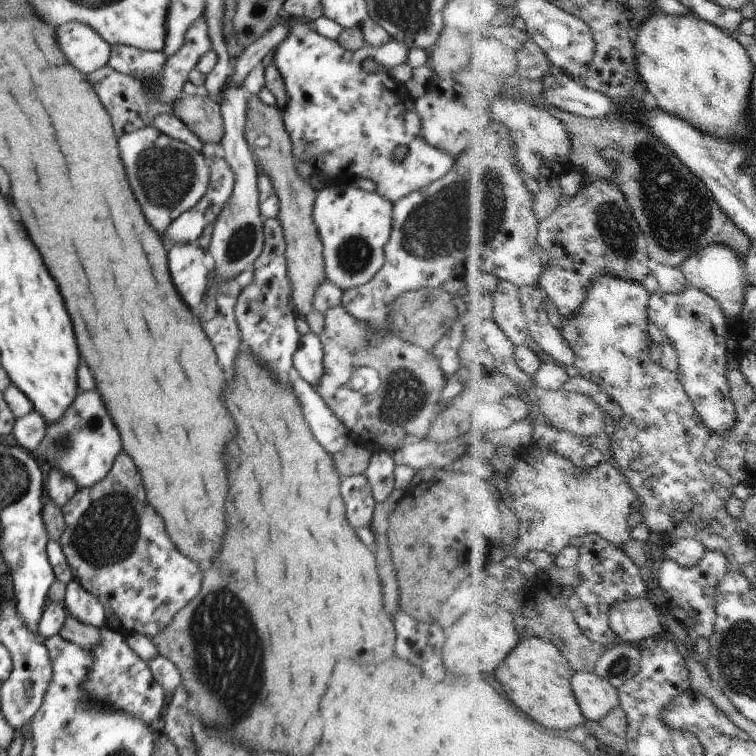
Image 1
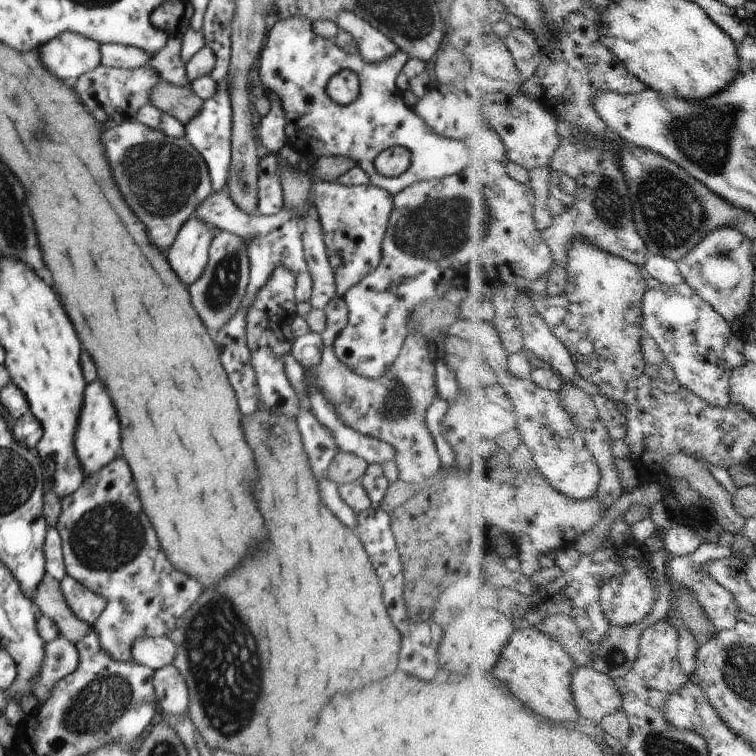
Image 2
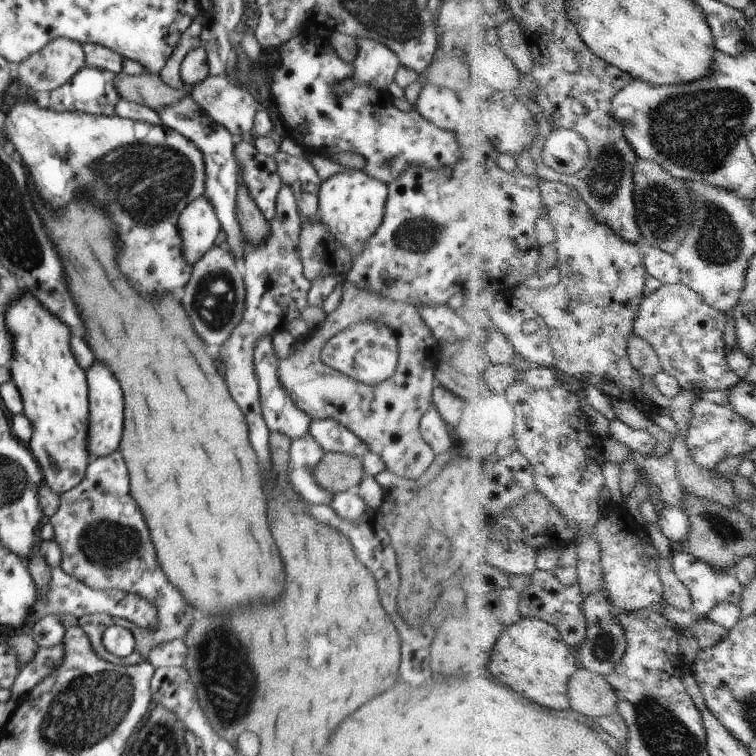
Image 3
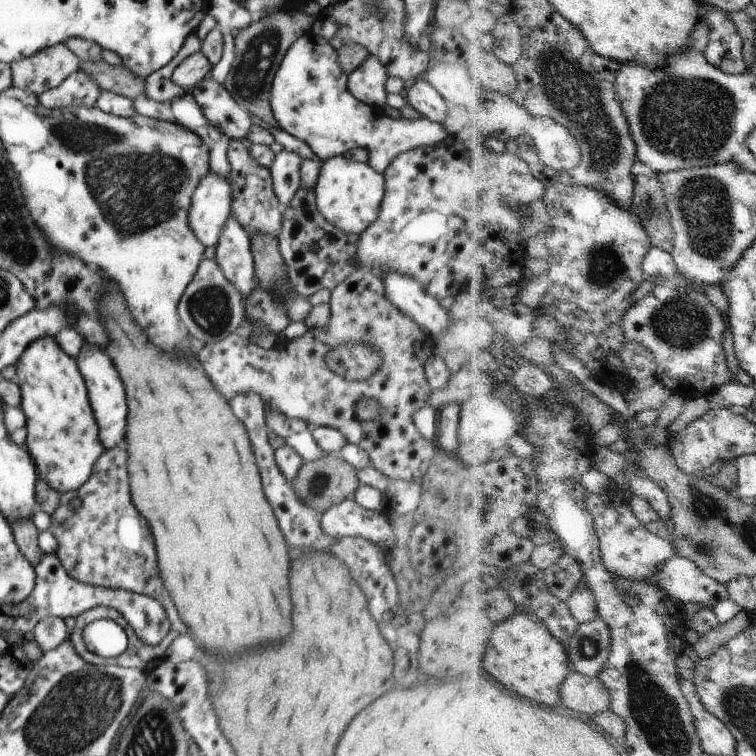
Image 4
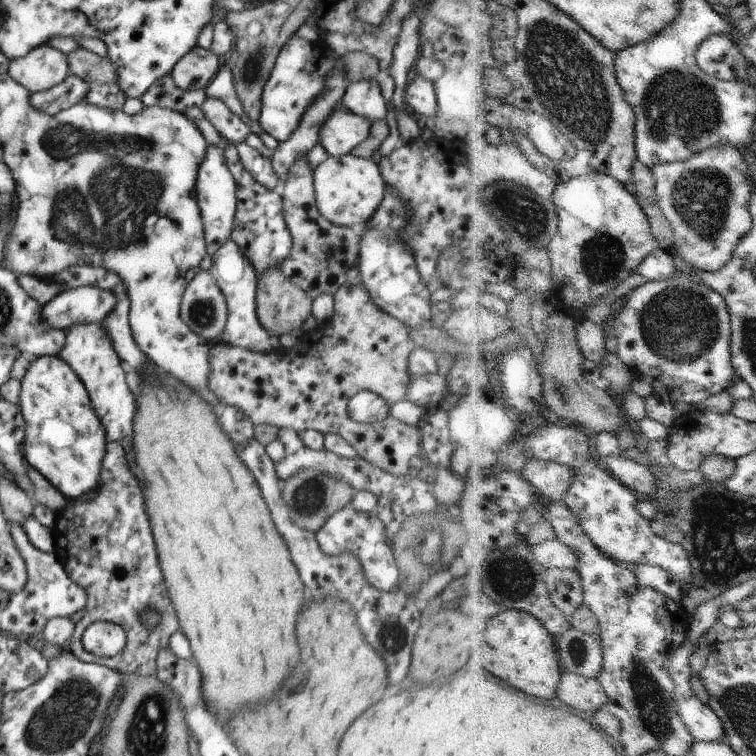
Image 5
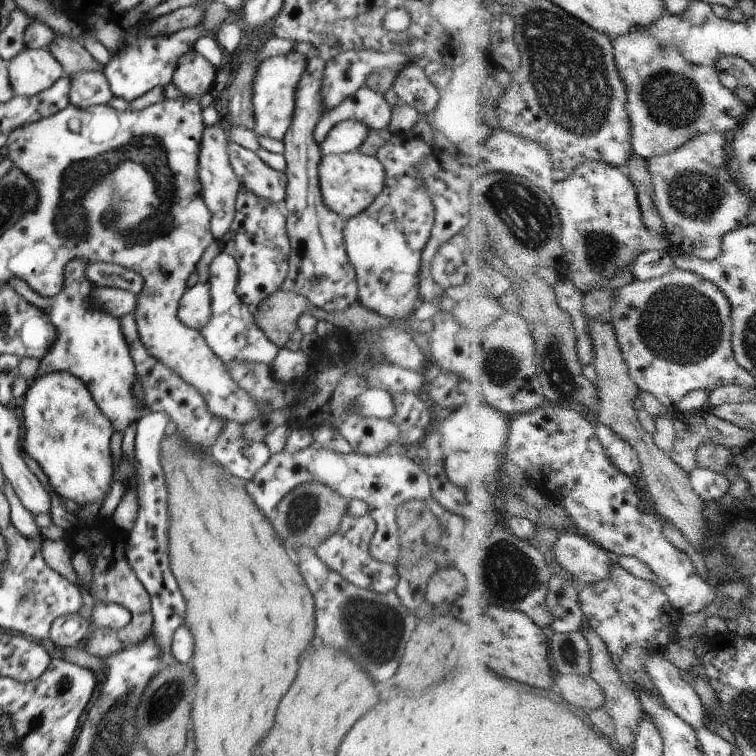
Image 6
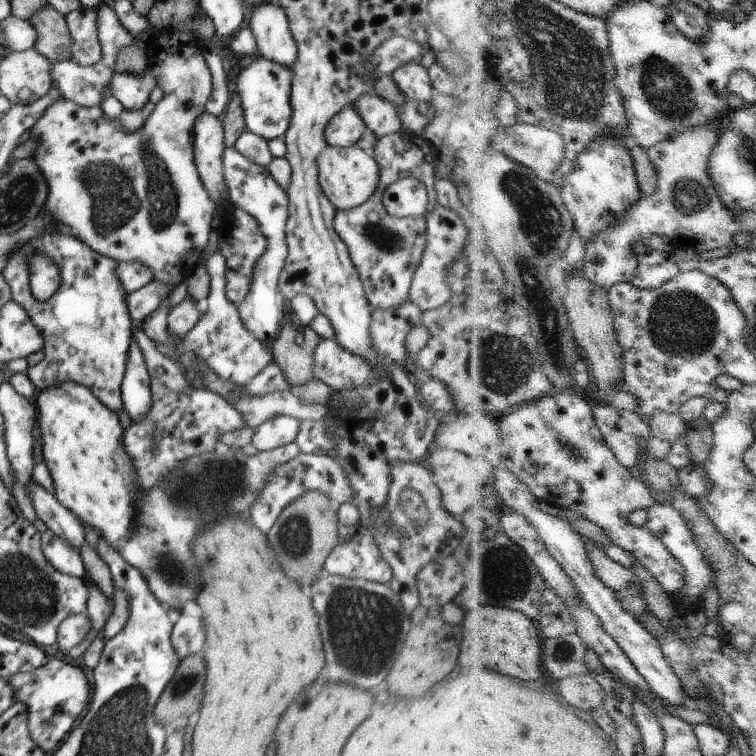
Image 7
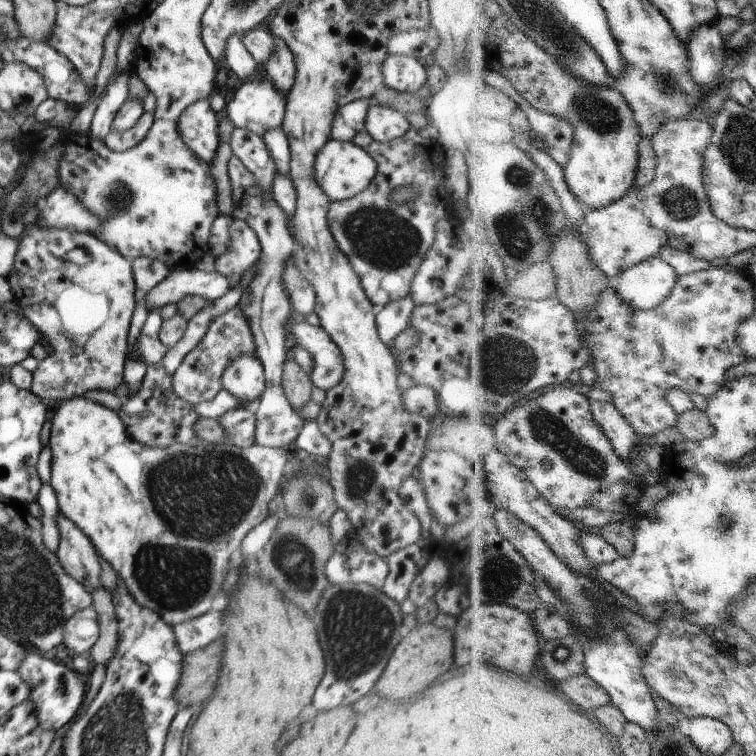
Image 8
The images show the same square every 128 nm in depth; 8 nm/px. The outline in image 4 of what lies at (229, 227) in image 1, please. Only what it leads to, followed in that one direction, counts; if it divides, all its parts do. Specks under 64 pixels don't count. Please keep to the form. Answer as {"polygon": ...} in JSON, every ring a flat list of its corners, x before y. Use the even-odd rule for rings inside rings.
{"polygon":[[203,257,190,284,178,304,178,314,188,332,202,345,214,344,230,334,240,332,245,322,245,301,236,286,226,280,215,259]]}

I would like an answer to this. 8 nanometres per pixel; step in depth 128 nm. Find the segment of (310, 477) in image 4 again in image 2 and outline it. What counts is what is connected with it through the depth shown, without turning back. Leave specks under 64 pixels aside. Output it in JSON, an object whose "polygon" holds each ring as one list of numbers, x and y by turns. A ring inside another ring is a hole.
{"polygon":[[338,449,327,468,327,478,337,486,354,483,359,477,363,477,368,465,364,458]]}

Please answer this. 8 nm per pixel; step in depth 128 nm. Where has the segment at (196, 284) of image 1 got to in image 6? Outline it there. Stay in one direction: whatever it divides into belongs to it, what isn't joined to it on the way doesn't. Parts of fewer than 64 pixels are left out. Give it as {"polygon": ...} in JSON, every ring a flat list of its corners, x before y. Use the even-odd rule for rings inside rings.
{"polygon":[[223,123,214,126,205,126,201,142,200,154,198,157,198,174,202,187,202,200,208,206,212,218,211,231,216,242,221,243,224,234,228,232,234,220,235,202,238,196,238,184,240,181,230,164,230,156,228,154,228,145,230,138,228,137,227,127]]}

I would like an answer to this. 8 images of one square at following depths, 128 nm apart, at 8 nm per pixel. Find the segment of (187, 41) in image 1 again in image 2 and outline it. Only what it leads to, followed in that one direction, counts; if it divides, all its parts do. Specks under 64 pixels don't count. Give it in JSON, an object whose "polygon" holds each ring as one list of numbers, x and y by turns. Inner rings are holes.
{"polygon":[[98,65,96,69,86,73,86,76,82,76,74,84,74,88,96,122,100,122,102,126,120,126,122,122,135,121,136,112,142,106,150,105,150,90,160,82,160,74,148,66,132,70]]}

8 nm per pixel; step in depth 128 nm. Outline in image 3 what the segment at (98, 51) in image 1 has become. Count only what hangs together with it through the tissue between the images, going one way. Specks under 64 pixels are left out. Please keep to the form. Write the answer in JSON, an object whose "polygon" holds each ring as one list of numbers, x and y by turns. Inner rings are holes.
{"polygon":[[56,38,50,41,44,48,38,50,38,52,32,54,26,58,24,62,18,64,16,68,16,80,18,84,22,84,26,90,30,90,30,94,42,104,42,98,38,96,46,96,62,86,65,82,68,82,79,70,86,67,86,54,84,54,84,48,80,42,74,40,68,40,68,38]]}

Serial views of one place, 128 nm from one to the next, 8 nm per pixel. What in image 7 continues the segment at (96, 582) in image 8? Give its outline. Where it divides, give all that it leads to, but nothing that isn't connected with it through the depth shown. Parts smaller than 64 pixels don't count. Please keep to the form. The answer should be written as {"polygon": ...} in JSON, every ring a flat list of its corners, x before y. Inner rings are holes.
{"polygon":[[34,478,28,482,28,494,37,517,46,524,47,528,62,538,66,544,79,551,84,544,84,528,76,520,75,514,62,506,58,499,46,492]]}

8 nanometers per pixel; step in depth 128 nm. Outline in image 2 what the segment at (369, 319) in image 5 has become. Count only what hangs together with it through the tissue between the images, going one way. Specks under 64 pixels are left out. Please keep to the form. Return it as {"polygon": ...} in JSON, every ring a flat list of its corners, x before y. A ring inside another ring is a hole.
{"polygon":[[334,297,324,308,326,326,321,332,323,347,322,360,312,370,316,388,334,406,338,420,360,434,388,442,396,450,396,466,399,480,408,484,431,483,445,474,434,444,432,434,426,424,427,410,437,397,435,380,435,358,430,354,426,340,416,334,416,326,408,332,402,348,382,378,366,378,356,374,334,354,334,340,348,324,348,309,342,297]]}

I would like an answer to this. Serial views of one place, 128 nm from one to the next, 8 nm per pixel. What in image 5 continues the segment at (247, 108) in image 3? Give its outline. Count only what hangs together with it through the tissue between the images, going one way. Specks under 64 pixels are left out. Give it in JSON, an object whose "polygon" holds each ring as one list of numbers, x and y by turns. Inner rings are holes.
{"polygon":[[205,96,201,108,206,120,216,127,224,141,240,143,248,138,251,128,246,124,246,120,234,114,222,100]]}

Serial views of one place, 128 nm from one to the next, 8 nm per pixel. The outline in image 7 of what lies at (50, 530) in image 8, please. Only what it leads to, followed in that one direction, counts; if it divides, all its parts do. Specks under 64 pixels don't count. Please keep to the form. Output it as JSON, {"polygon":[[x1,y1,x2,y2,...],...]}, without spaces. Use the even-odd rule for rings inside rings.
{"polygon":[[50,529,42,533,42,548,43,555,56,570,76,578,87,575,80,552,66,544,62,538,58,538]]}

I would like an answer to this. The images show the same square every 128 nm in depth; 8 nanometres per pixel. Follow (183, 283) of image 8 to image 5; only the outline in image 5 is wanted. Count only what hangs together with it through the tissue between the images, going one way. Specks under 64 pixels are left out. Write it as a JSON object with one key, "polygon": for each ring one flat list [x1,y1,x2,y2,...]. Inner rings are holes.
{"polygon":[[80,286,74,292,66,290,58,298,54,296,42,306,42,316,46,324,56,330,67,331,78,322,100,322,114,308,116,296,106,290]]}

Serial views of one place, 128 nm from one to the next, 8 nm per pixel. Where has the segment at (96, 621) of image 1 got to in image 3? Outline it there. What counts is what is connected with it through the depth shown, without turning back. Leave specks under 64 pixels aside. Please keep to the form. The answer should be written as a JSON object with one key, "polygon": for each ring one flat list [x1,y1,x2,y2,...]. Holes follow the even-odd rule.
{"polygon":[[51,568,51,572,52,580,48,584,48,590,42,596,37,596,36,604,28,612,30,621,35,622,48,615,74,614,74,616,82,618,86,615,104,613,130,620,138,628,148,628,151,630,152,635,156,635,158,627,157,607,154,604,150,604,150,602,146,602,144,598,118,589,90,588,86,583,80,582,73,576,66,574,61,568]]}

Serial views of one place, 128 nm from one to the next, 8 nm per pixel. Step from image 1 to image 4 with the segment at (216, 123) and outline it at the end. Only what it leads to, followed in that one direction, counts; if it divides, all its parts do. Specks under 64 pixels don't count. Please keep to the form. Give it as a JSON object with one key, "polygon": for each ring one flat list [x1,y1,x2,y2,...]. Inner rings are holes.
{"polygon":[[85,62,81,63,81,70,84,70,101,90,114,92,125,96,131,101,136,100,140,94,145,94,146,78,140,78,132,74,124,66,110,66,107,62]]}

